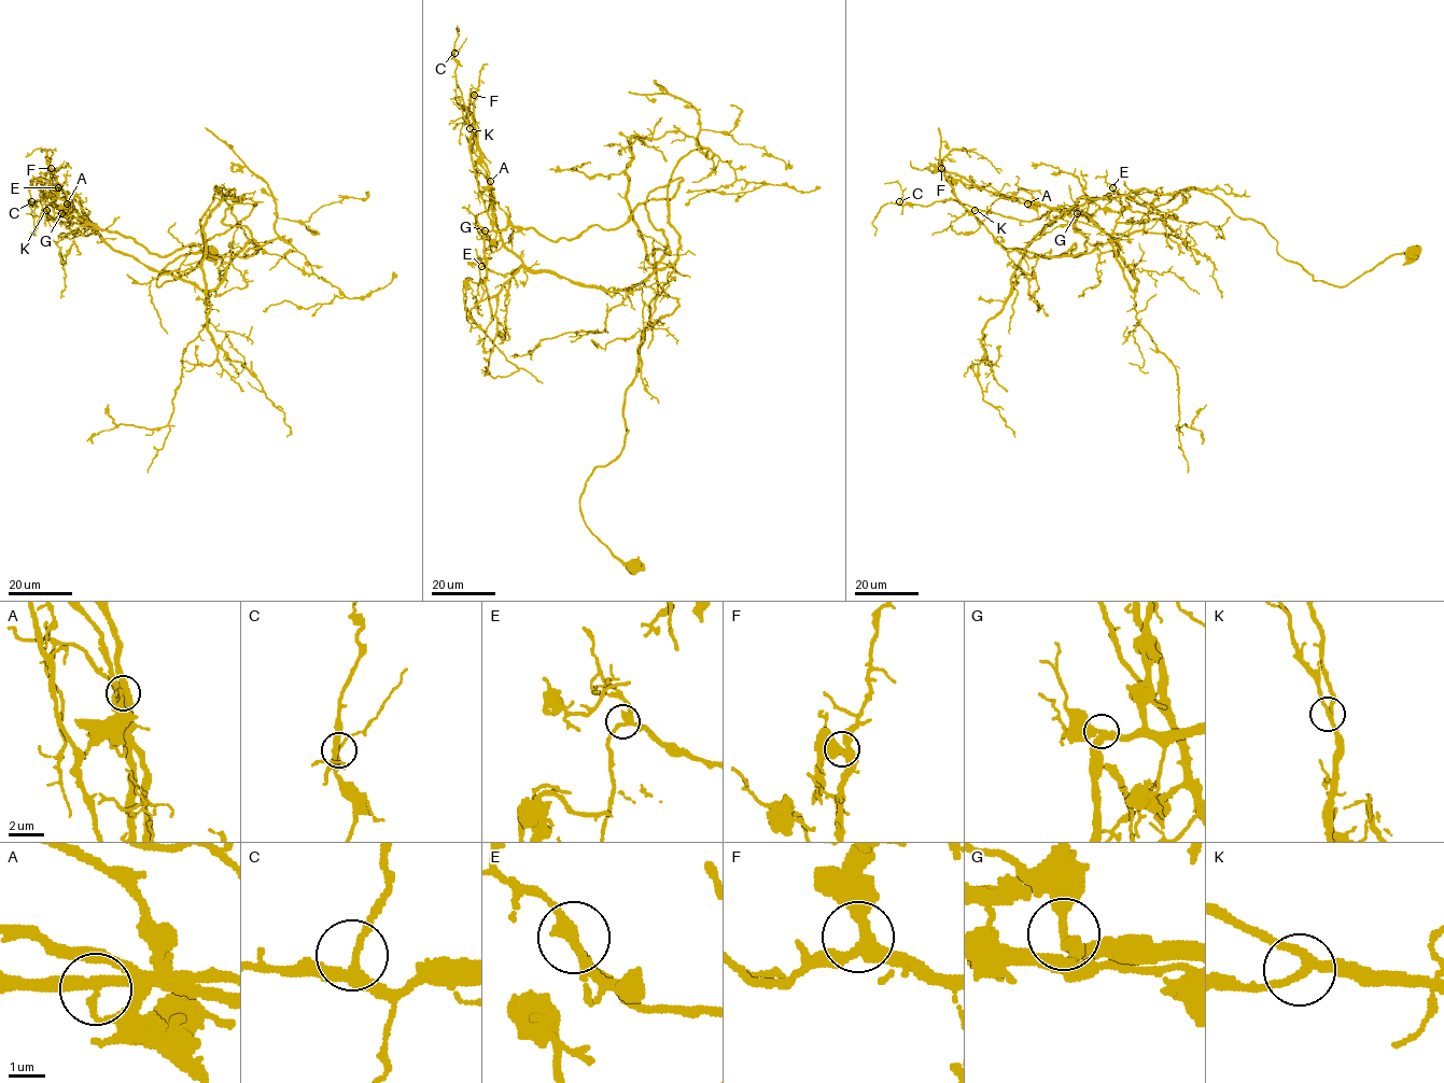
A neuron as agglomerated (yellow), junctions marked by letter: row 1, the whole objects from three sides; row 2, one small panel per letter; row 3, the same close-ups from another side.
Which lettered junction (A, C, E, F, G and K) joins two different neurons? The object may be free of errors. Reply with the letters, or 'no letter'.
A

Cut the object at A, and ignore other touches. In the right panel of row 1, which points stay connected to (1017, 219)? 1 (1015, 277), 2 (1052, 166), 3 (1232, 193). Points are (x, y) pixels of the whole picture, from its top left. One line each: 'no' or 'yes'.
1: no
2: yes
3: no

